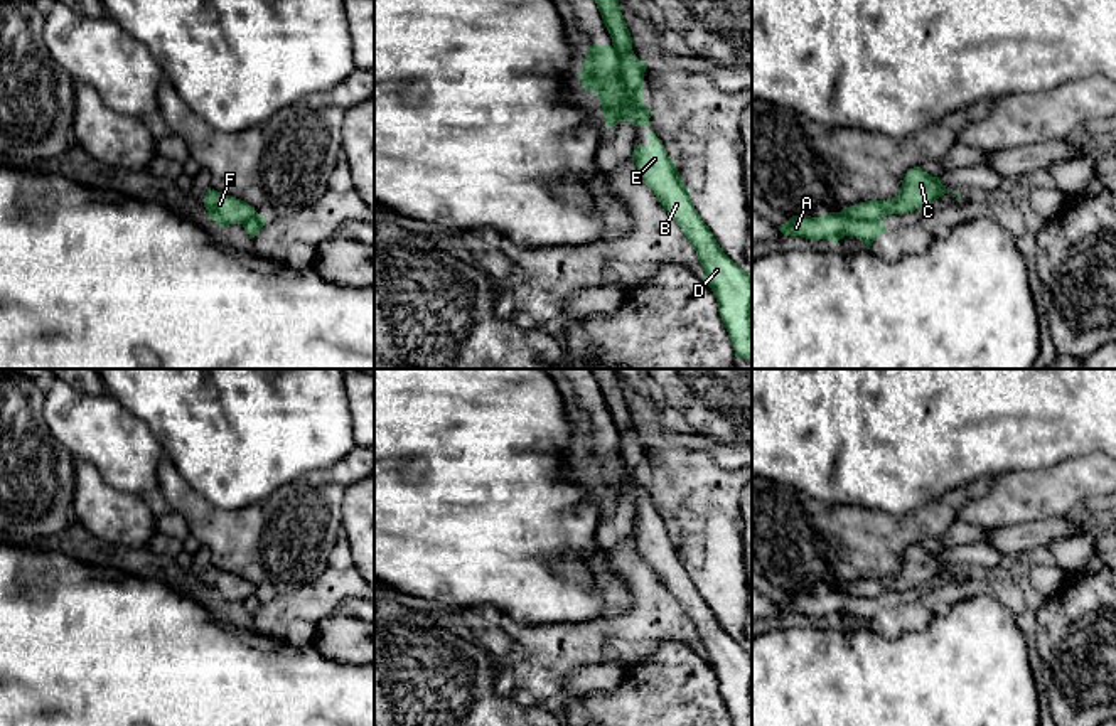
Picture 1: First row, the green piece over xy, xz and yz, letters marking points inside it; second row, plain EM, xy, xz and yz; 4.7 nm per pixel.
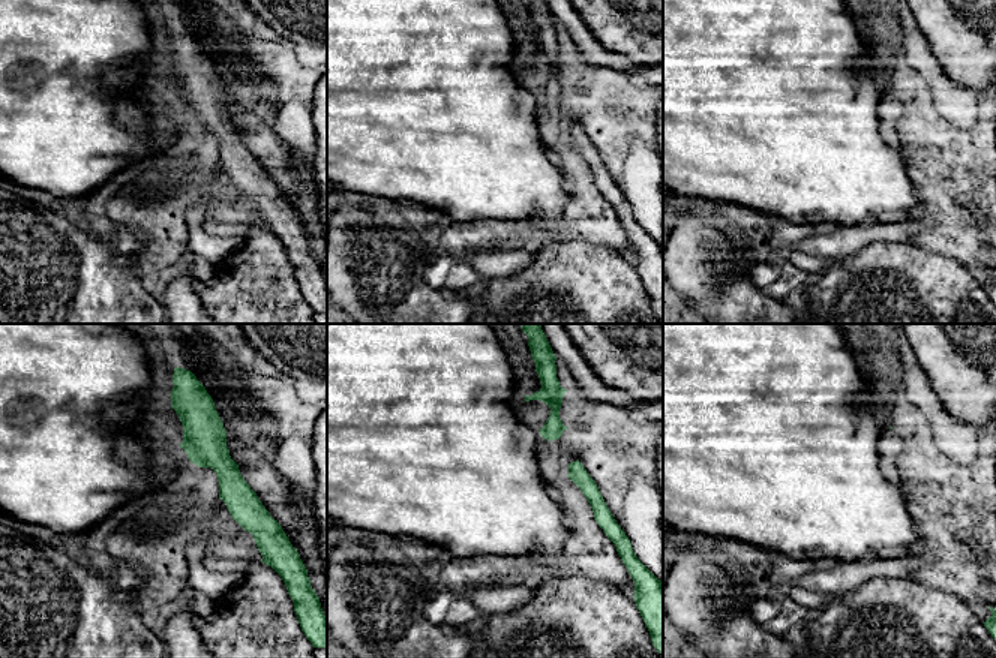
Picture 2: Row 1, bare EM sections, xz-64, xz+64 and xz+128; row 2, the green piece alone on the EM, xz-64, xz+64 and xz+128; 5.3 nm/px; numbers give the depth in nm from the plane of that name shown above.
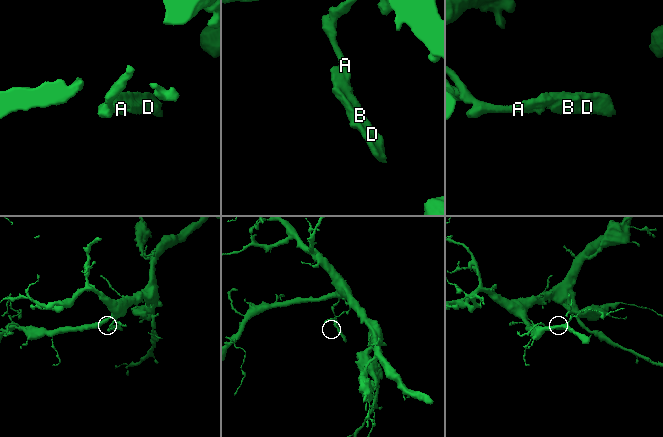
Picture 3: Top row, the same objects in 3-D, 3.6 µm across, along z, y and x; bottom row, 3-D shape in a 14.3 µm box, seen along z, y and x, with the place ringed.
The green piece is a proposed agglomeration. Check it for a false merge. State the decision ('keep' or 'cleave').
cleave

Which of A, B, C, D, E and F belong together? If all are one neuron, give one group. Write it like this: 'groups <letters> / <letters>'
groups A / B C D E F

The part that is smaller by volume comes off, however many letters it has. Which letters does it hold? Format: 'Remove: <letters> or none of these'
Remove: B, C, D, E, F

